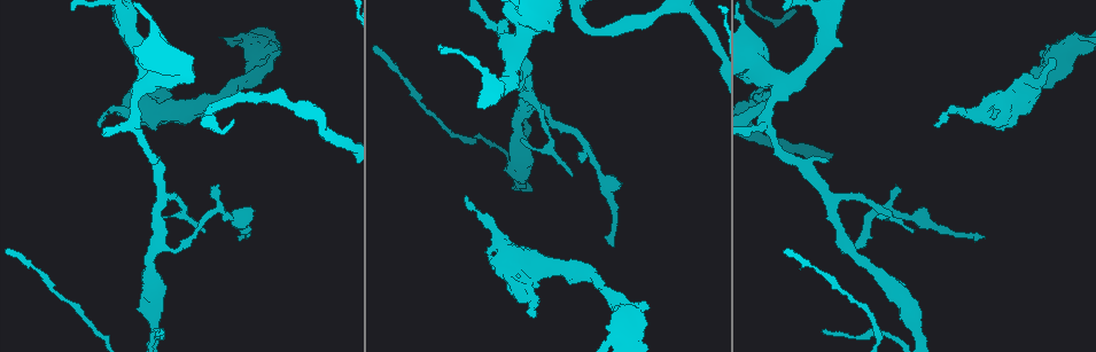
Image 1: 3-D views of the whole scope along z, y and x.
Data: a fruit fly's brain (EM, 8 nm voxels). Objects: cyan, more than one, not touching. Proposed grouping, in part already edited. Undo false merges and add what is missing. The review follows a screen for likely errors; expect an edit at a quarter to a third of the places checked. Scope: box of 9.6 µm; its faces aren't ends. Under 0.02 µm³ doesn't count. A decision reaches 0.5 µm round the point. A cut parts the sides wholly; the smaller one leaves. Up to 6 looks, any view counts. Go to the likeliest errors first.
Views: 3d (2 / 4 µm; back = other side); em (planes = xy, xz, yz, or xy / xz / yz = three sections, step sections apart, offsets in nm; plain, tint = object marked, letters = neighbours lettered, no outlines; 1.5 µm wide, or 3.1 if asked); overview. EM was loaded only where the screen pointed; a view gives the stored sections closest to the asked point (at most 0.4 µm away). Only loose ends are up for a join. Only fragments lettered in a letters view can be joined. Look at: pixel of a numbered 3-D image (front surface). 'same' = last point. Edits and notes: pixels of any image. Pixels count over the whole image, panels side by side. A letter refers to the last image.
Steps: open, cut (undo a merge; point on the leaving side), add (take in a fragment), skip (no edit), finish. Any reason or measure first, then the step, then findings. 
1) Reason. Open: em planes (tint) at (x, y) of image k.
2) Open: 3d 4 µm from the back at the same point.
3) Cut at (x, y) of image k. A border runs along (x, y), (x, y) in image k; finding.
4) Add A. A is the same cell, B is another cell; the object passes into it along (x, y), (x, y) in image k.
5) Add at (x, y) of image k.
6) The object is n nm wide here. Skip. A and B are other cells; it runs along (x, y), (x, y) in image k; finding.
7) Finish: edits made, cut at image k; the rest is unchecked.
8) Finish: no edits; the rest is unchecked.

Long arm stops here. Open: 3d 4 µm at (937, 124) of image 1.

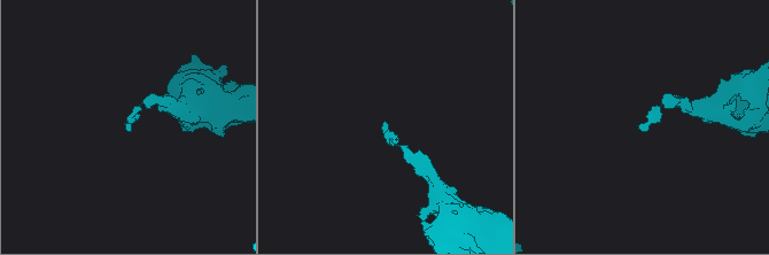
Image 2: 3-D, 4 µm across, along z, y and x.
Need the tissue. Open: em yz step 8 (letters) at (638, 129) of image 2.

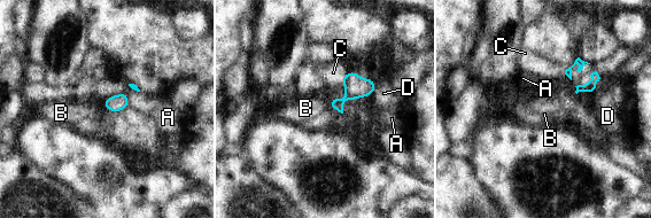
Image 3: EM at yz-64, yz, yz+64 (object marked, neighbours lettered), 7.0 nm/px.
Open: em planes (letters) at the same point.

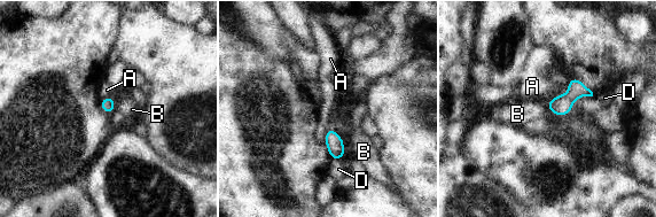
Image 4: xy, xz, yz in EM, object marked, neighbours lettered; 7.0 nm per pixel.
Skip. A, B and D are other cells; a border runs along (547, 101), (548, 110) in image 4; no lettered fragment goes on from it.

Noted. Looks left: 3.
End of a long branch. Open: em xy step 4 (letters) at (612, 245) of image 1.

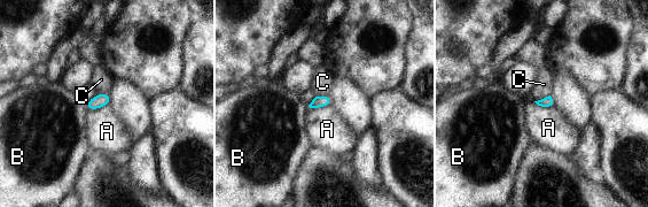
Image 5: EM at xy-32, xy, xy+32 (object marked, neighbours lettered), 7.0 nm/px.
Open: em planes (letters) at the same point.

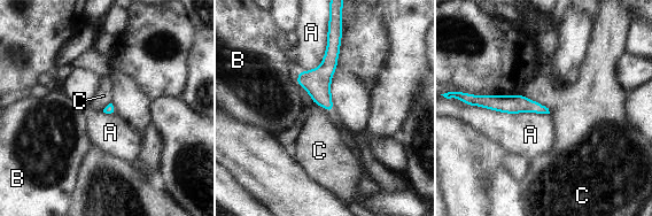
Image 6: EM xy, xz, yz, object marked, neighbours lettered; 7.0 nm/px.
Skip. A, B and C are other cells; it runs along (478, 98), (545, 110) in image 6; no lettered fragment goes on from it.

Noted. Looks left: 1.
Finish: no edits; the rest is unchecked.

